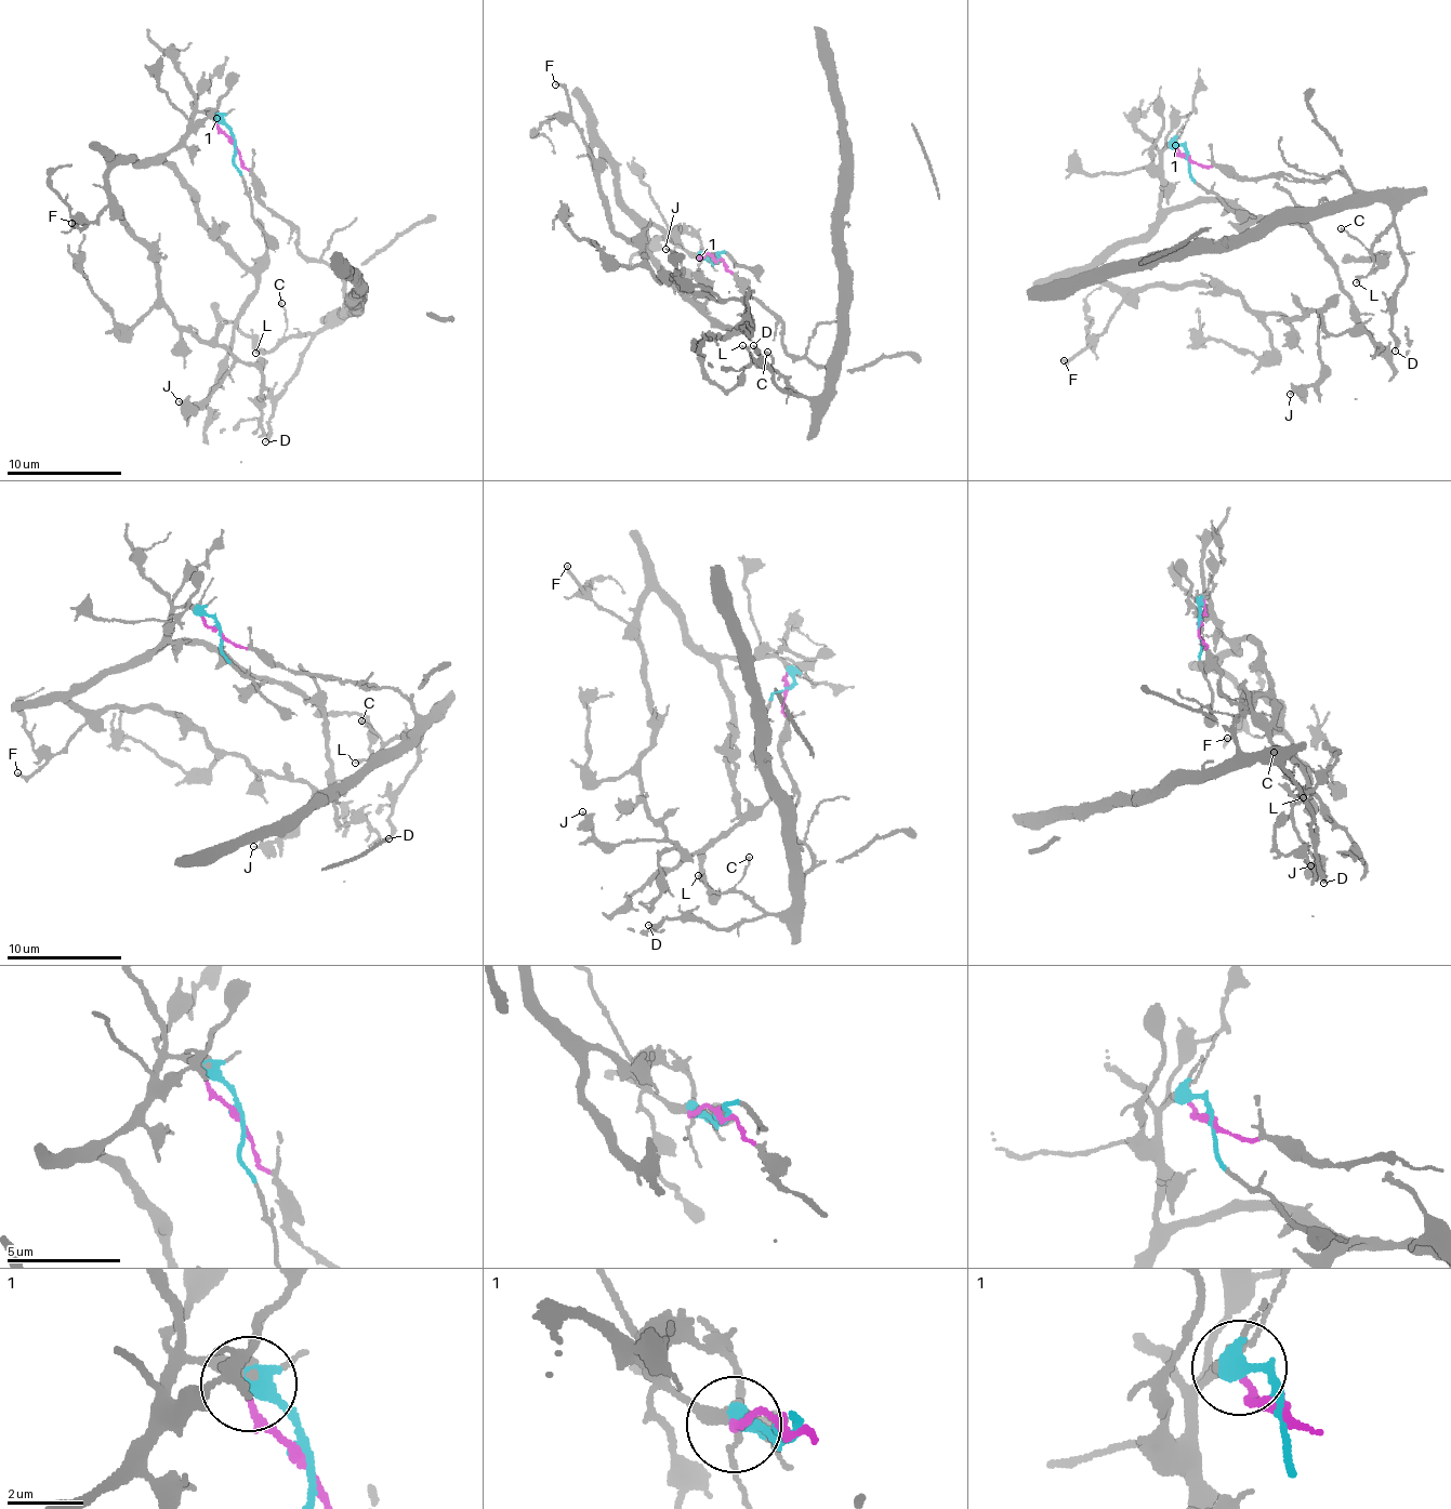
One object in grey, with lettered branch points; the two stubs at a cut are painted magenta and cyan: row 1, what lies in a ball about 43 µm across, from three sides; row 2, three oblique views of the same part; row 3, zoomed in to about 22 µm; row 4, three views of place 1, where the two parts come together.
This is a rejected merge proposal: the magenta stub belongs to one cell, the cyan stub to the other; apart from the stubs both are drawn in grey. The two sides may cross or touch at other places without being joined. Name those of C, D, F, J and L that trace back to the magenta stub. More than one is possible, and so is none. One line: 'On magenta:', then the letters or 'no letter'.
On magenta: C, D, L

